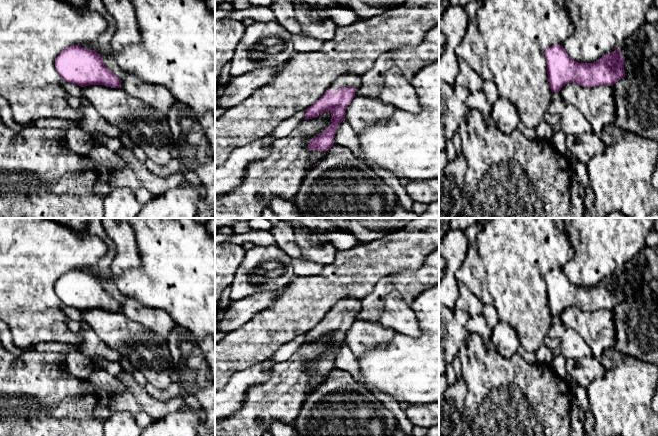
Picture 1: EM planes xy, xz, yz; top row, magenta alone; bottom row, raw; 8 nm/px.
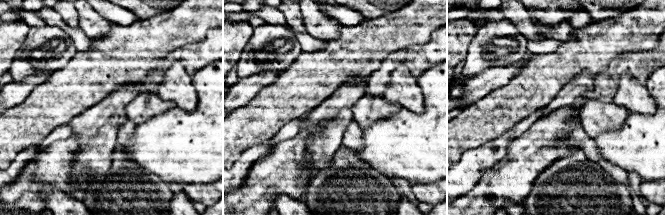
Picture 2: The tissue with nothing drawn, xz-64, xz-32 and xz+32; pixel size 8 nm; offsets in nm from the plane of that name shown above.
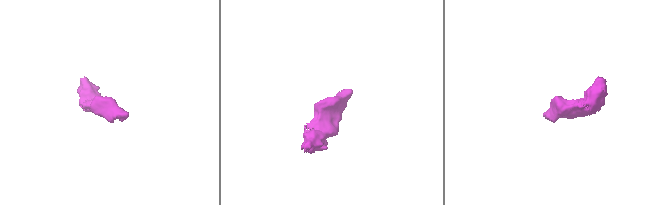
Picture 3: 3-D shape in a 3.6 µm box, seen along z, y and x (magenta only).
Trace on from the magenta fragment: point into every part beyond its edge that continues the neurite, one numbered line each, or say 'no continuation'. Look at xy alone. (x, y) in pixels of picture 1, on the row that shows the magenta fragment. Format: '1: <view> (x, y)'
no continuation

